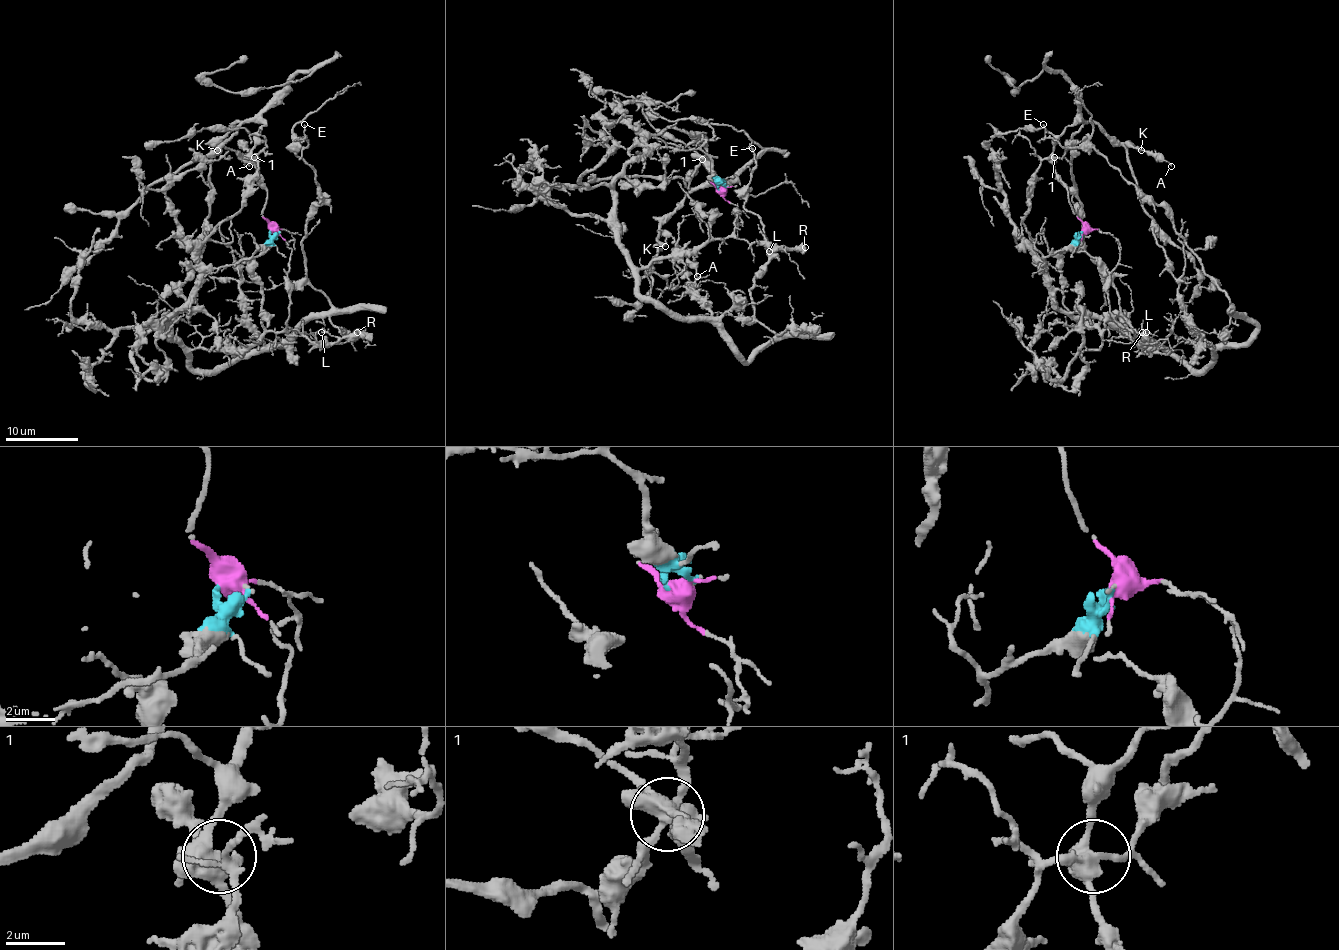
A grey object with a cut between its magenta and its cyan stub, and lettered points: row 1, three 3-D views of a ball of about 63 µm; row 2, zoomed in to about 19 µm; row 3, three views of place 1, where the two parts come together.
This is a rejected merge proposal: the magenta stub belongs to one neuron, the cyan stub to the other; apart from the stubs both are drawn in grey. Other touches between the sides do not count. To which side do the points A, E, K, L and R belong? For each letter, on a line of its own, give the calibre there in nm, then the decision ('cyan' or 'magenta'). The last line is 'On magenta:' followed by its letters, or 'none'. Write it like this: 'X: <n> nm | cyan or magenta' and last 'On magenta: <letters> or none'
A: 160 nm | magenta
E: 150 nm | cyan
K: 160 nm | magenta
L: 130 nm | cyan
R: 440 nm | cyan
On magenta: A, K

